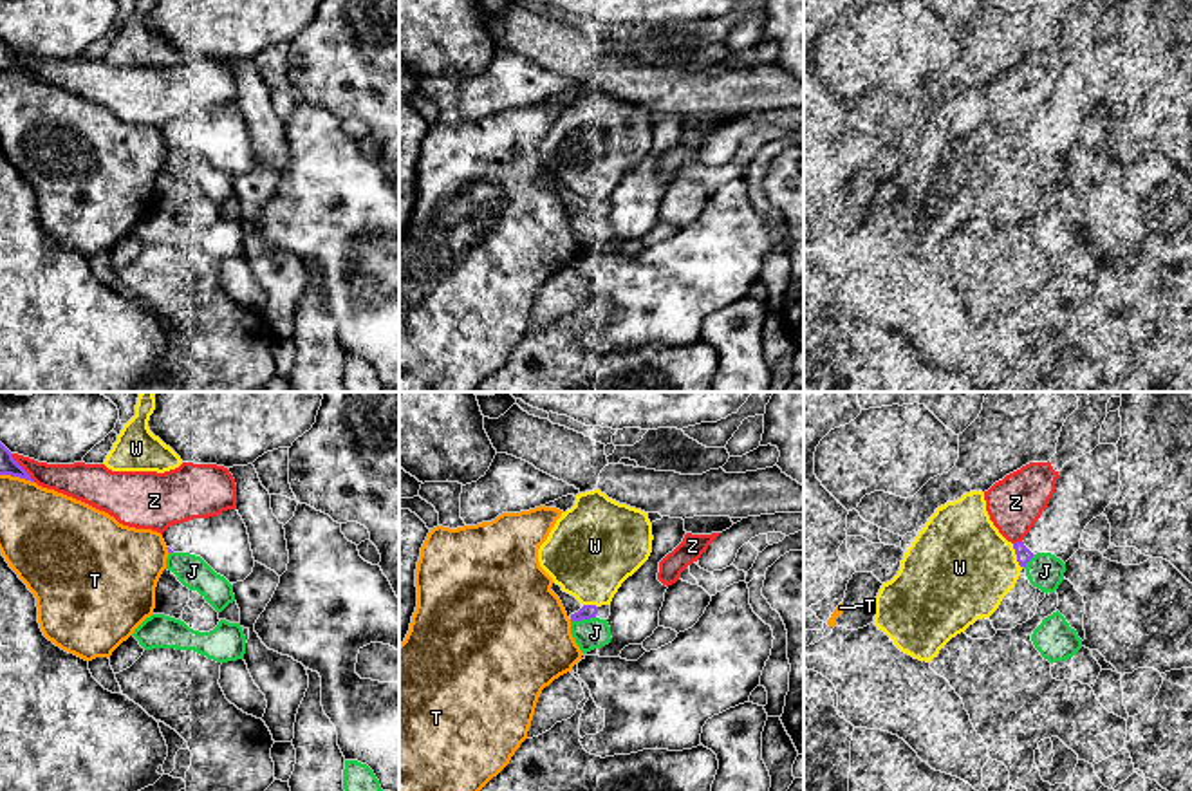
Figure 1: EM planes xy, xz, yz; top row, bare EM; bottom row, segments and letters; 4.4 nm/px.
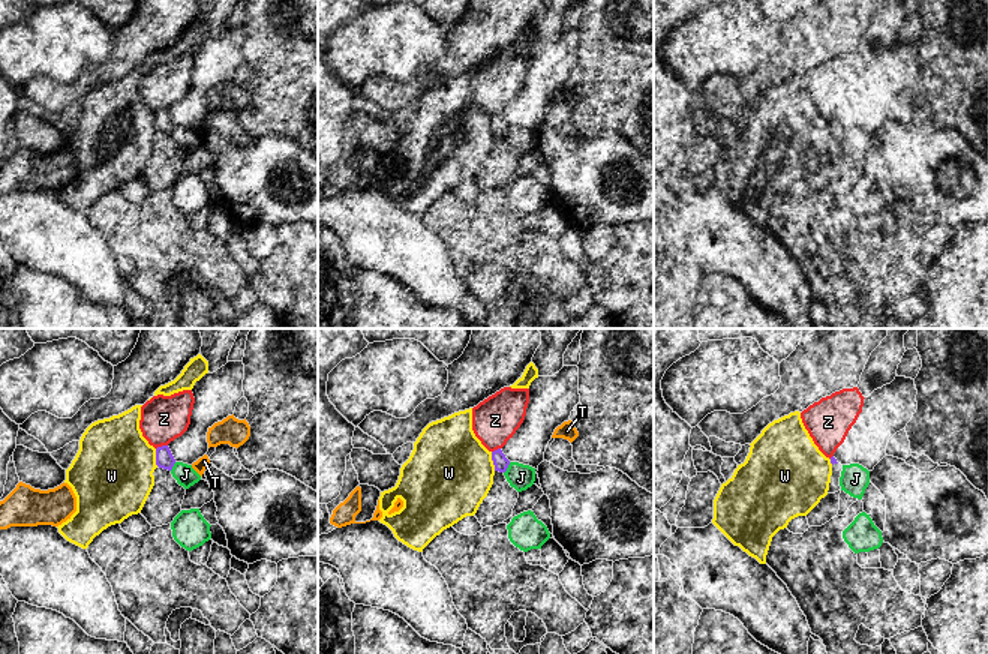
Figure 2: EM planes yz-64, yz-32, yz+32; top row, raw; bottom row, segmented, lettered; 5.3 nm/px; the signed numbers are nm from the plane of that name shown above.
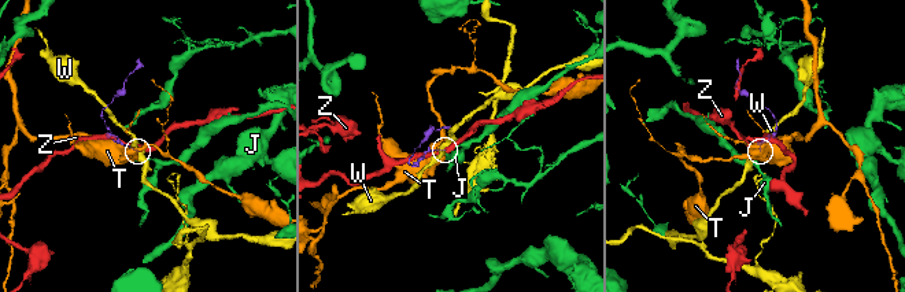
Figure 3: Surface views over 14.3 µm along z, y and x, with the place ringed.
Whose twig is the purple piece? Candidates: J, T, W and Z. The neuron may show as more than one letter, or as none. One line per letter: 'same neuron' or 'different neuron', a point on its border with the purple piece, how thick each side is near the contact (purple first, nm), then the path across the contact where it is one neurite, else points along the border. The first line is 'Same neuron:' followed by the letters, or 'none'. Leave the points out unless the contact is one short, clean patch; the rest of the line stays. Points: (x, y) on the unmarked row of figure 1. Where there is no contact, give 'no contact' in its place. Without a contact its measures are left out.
Same neuron: none
J: different neuron | xz (582, 214) | 60/140 nm
T: different neuron | xy (17, 71) | 80/340 nm
W: different neuron | yz (1017, 152) | 70/440 nm
Z: different neuron | yz (1017, 138) | 70/240 nm

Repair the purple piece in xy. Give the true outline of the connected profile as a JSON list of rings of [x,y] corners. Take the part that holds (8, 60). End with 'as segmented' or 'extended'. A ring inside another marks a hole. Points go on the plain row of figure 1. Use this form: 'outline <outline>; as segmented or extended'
outline [[[0,38],[0,70],[20,72],[31,76],[31,70],[13,54],[13,49]]]; as segmented

